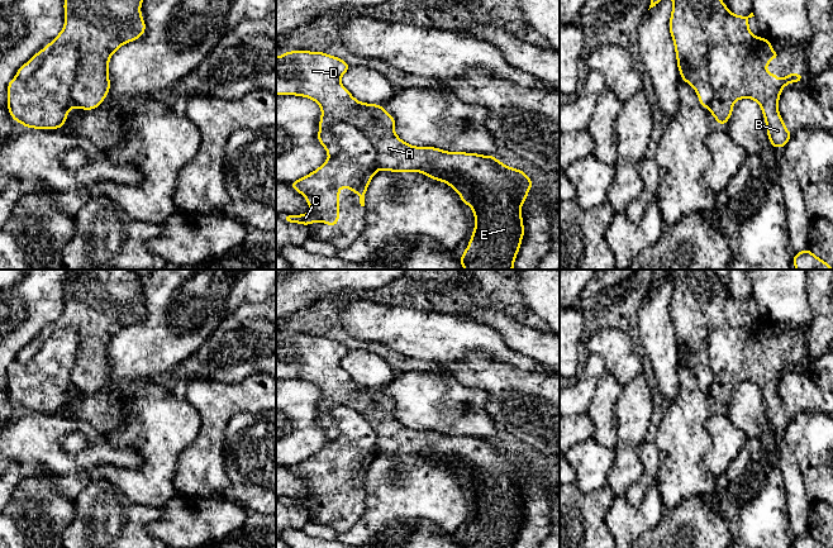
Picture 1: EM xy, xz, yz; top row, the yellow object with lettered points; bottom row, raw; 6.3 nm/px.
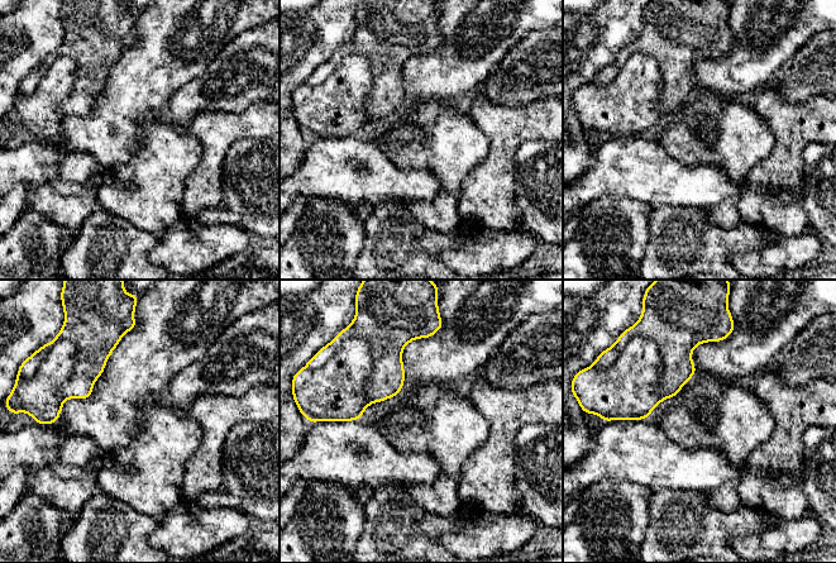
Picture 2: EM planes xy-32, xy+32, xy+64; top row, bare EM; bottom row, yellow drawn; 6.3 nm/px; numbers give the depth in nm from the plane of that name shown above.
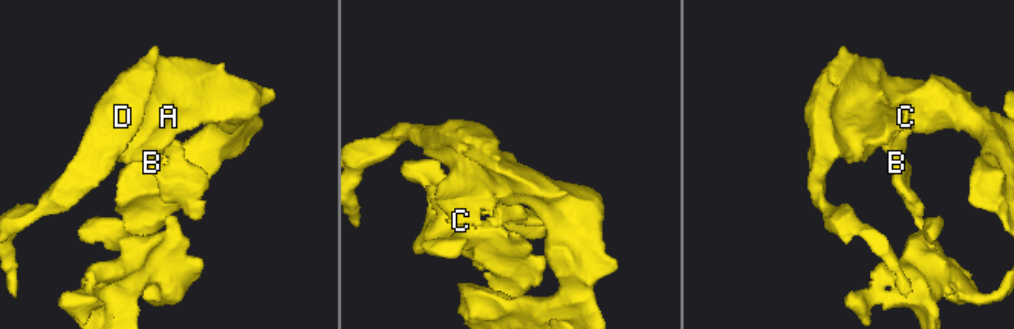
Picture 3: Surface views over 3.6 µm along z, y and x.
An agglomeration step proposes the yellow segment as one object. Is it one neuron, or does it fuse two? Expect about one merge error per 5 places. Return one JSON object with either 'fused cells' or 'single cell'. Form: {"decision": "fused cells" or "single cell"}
{"decision": "fused cells"}

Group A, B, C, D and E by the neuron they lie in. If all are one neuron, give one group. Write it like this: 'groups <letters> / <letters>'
groups A D E / B C

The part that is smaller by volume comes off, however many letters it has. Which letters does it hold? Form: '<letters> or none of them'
B, C

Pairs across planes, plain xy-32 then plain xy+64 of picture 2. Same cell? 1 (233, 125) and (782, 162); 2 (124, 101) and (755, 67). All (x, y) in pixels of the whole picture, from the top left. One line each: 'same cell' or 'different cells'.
1: same cell
2: same cell

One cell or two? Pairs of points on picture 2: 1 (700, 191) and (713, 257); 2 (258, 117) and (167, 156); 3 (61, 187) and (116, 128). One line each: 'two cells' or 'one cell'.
1: two cells
2: two cells
3: two cells

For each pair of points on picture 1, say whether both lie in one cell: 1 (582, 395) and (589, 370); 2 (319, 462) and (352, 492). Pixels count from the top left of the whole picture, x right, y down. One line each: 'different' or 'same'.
1: same
2: same

